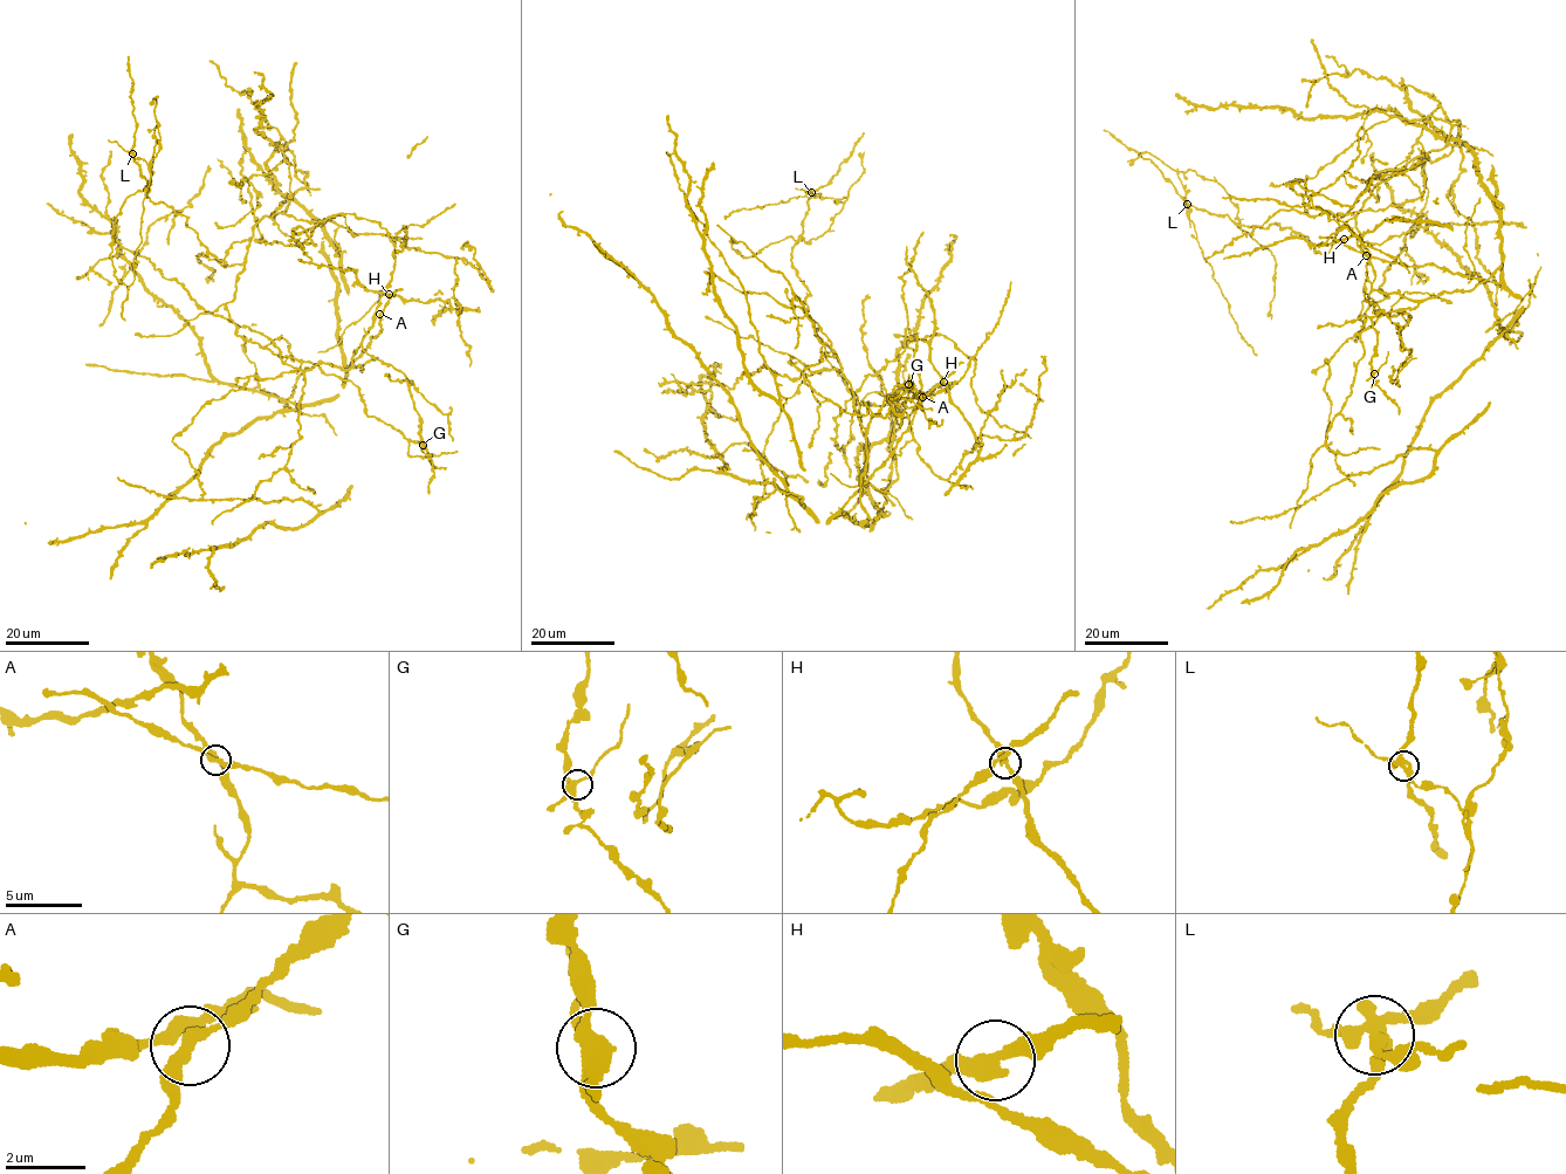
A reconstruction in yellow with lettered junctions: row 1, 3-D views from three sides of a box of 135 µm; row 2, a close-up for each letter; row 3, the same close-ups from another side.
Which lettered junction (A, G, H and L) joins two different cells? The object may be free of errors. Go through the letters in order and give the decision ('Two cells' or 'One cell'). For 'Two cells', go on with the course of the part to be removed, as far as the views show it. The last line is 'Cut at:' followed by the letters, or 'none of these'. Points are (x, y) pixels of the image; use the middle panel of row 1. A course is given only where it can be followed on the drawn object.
A: One cell
G: One cell
H: One cell
L: Two cells. Course of the part to remove: (811, 192), (846, 200), (815, 239), (785, 237), (747, 258), (732, 248), (729, 241), (737, 242)
Cut at: L

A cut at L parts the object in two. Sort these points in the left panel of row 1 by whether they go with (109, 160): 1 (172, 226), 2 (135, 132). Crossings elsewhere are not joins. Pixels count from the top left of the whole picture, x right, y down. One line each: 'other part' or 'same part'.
1: same part
2: same part

